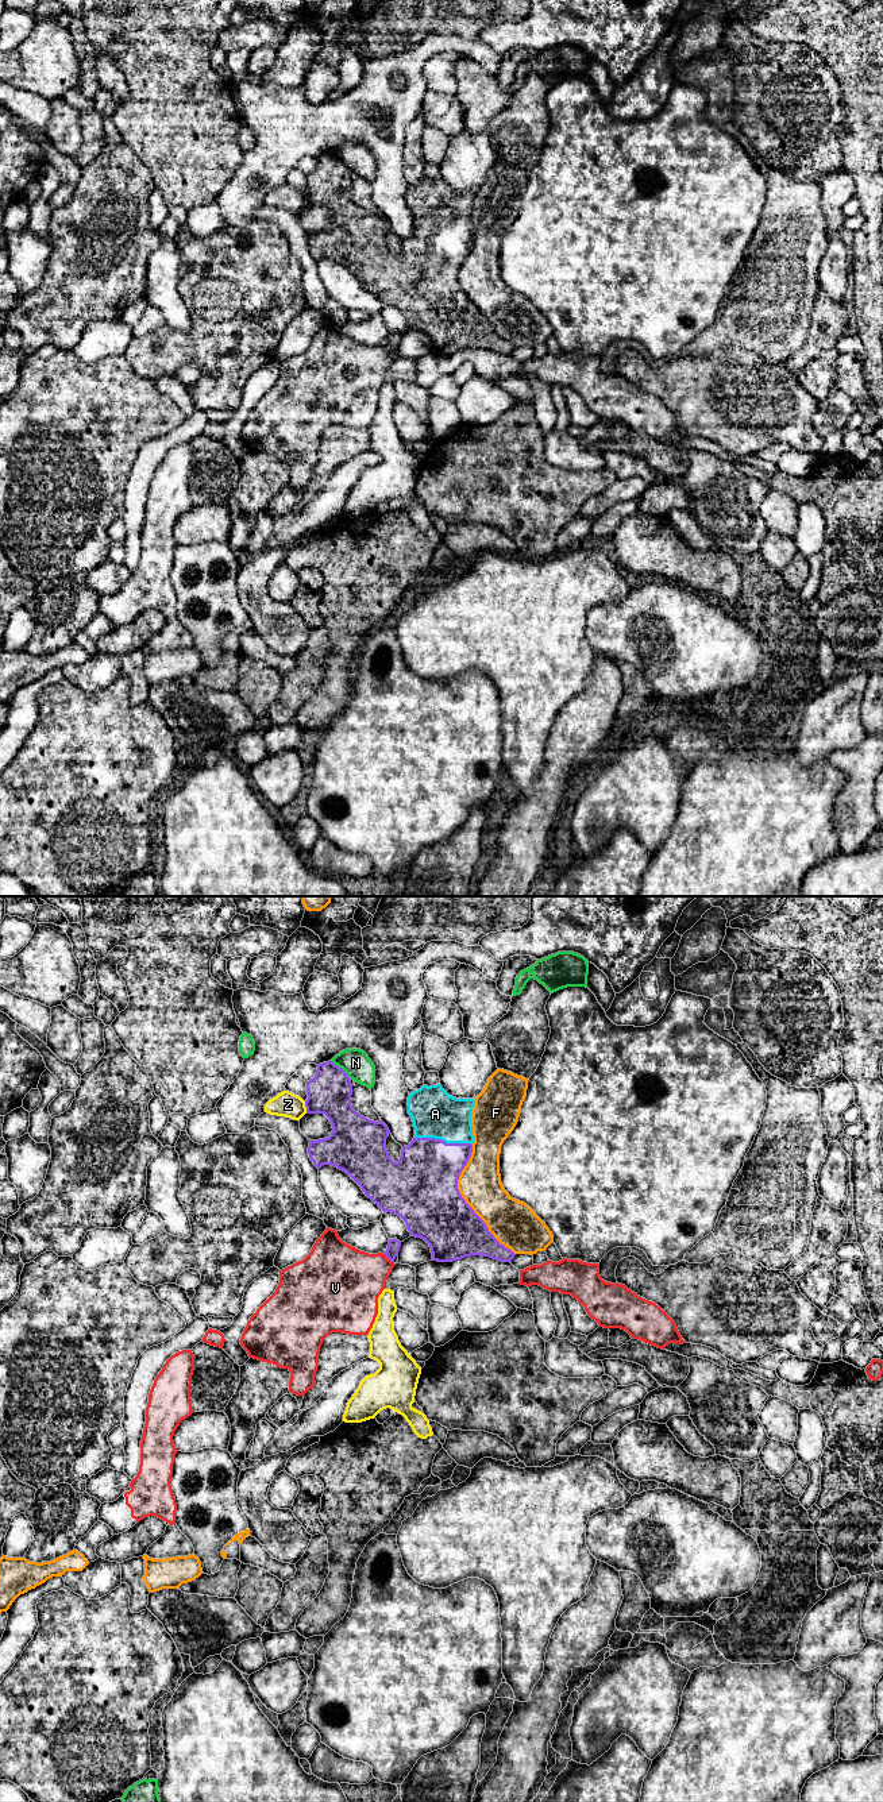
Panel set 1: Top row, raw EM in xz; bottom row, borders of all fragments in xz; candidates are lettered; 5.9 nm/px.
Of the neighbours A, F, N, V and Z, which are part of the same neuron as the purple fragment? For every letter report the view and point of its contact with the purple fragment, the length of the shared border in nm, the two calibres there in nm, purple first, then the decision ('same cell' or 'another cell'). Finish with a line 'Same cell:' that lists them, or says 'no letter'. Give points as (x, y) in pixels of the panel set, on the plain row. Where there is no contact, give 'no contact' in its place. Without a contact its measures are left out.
A: meets purple in xz at (443, 234); contact 340 nm long; 380 nm thick on the purple side, 280 nm on the other; same cell
F: meets purple in xz at (465, 294); contact 700 nm long; 400 nm thick on the purple side, 260 nm on the other; another cell
N: meets purple in xz at (342, 162); contact 170 nm long; 260 nm thick on the purple side, 170 nm on the other; another cell
V: meets purple in xz at (388, 351); contact 90 nm long; 80 nm thick on the purple side, 360 nm on the other; another cell
Z: meets purple in xz at (305, 199); contact 70 nm long; 260 nm thick on the purple side, 150 nm on the other; another cell
Same cell: A

